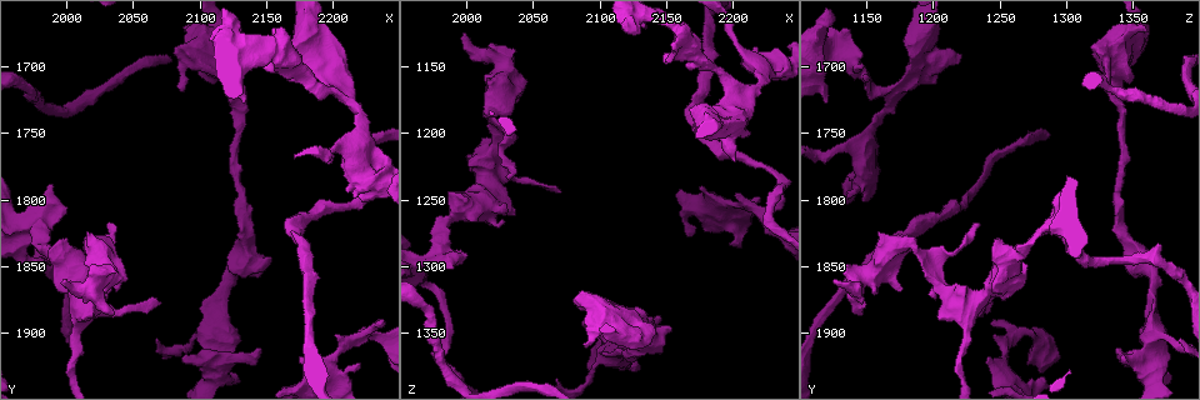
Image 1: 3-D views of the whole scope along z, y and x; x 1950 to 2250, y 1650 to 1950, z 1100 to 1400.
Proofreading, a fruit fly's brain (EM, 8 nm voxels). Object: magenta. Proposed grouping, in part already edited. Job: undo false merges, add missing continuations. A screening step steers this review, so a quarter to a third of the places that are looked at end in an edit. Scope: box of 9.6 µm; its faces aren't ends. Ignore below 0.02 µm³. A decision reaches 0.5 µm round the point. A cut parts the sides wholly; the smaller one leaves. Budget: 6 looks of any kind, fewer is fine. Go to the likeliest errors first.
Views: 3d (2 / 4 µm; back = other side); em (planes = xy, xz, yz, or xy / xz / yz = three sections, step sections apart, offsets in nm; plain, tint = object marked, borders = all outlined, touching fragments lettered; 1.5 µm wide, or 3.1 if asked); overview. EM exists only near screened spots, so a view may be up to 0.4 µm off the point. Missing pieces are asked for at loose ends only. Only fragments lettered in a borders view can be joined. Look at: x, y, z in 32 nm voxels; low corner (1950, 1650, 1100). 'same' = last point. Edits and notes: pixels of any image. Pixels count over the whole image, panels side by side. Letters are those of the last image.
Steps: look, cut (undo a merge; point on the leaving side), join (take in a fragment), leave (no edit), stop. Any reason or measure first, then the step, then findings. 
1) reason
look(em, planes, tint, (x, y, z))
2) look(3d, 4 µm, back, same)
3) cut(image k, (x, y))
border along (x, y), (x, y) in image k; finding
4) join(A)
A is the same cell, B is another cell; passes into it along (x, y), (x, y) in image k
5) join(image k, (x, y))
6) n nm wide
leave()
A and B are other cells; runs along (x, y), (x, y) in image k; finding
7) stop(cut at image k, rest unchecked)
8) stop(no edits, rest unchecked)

branch stops here
look(3d, 2 µm, (2176, 1916, 1242))

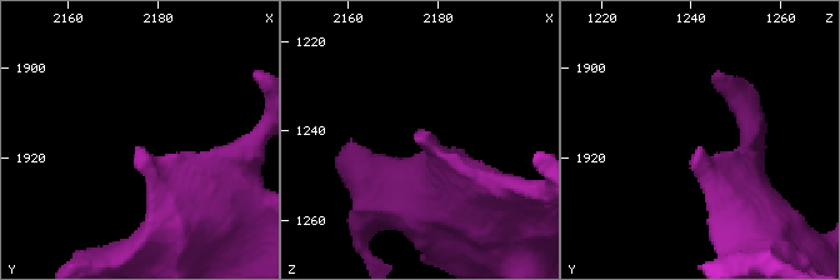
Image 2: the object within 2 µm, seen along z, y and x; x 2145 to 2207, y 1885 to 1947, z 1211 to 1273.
look(em, xy, step 4, tint, (2176, 1918, 1241))

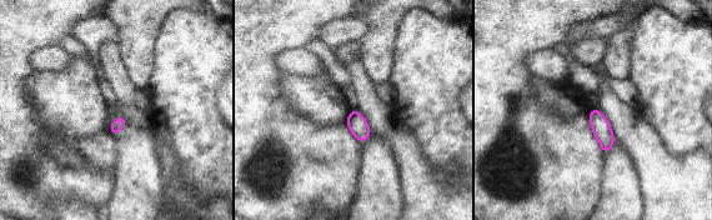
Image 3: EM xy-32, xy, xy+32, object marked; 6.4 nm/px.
look(em, yz, step 8, borders, same)

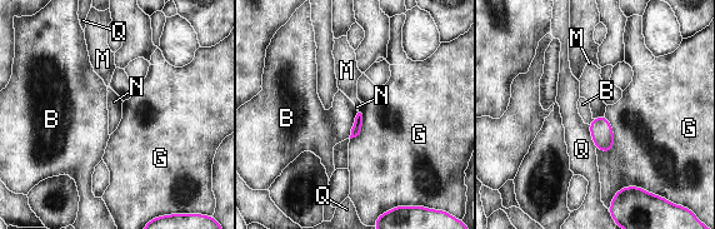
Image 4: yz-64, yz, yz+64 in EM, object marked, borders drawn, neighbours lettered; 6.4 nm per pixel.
G touches over 240 nm
leave()
B, G, M, N and Q are other cells; border along (604, 115), (594, 119) in image 4; none of them fits

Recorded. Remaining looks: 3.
free end
look(em, xy, step 4, tint, (2146, 1912, 1338))

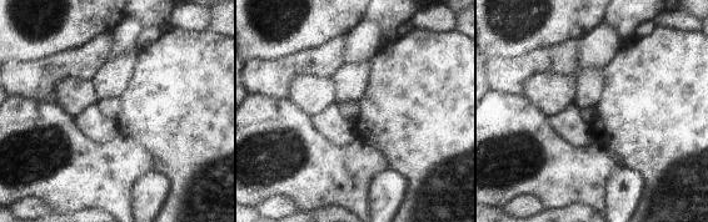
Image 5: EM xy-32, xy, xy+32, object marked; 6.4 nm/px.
cut it another way
look(em, planes, borders, same)

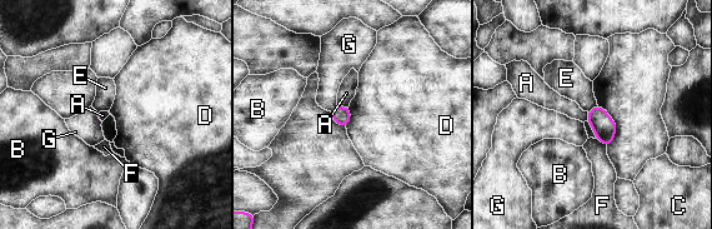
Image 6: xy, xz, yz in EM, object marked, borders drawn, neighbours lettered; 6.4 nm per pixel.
leave()
A, B, C, D, E, F and G are other cells; none of them fits

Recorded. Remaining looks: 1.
stop(no edits, rest unchecked)

